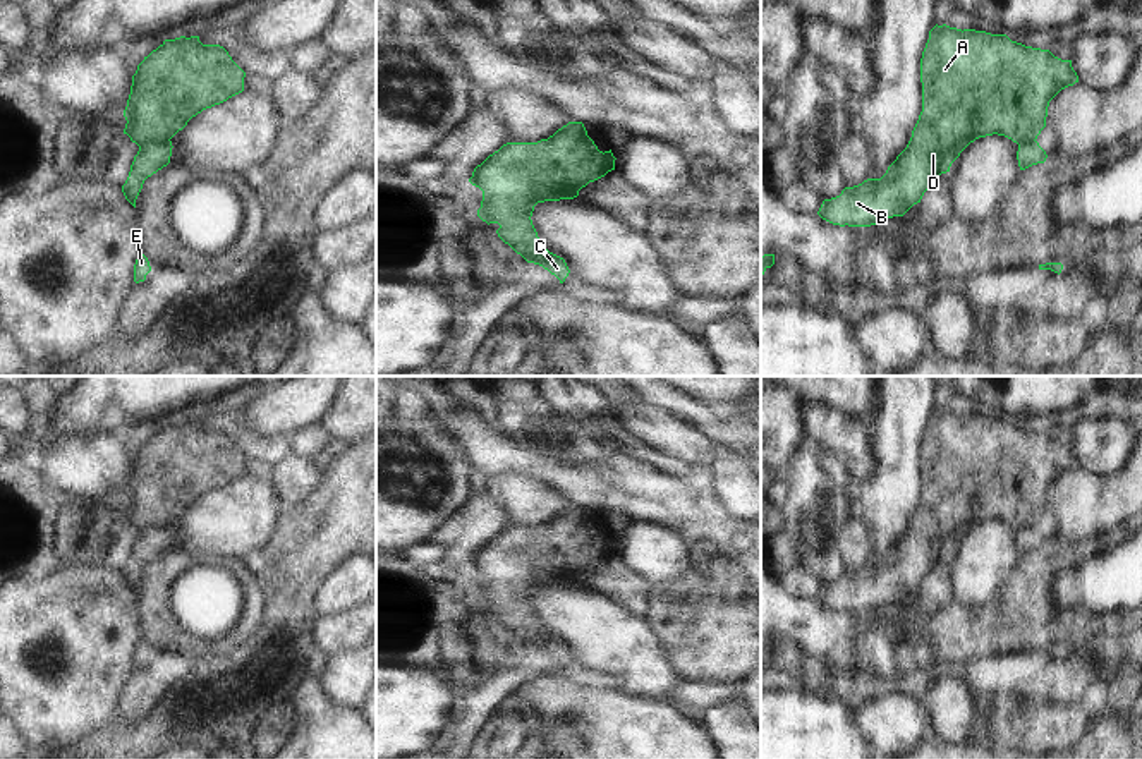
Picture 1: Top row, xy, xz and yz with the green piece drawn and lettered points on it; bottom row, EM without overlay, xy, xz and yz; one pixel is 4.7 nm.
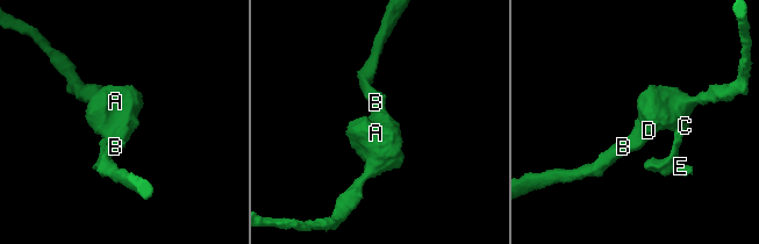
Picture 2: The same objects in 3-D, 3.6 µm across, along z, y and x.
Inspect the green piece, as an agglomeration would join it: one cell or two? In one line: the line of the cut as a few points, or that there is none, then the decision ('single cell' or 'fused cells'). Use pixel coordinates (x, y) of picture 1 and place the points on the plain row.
xy (169, 524), (146, 528), (139, 533) | fused cells

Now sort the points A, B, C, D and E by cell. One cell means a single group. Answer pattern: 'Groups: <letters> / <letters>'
Groups: A B D / C E

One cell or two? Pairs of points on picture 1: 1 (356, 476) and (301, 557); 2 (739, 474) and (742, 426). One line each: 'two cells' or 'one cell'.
1: one cell
2: two cells

